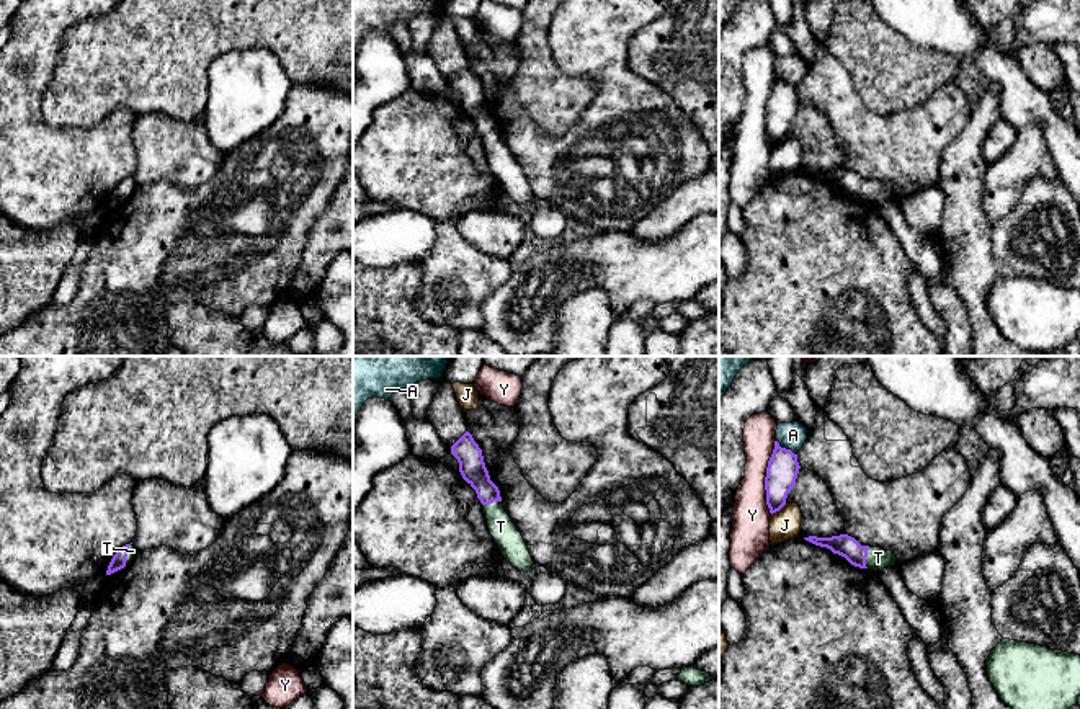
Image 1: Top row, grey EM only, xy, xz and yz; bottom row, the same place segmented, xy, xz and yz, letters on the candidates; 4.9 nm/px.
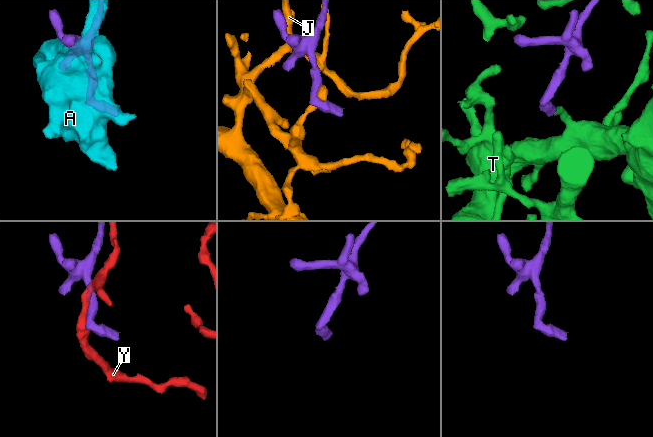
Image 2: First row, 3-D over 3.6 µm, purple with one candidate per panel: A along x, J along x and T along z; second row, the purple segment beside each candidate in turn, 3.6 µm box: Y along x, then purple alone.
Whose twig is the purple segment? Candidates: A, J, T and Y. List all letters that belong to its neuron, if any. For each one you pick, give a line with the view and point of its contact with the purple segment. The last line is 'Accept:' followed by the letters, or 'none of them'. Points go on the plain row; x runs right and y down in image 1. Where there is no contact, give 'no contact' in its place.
T: yz (866, 190)
Accept: T

